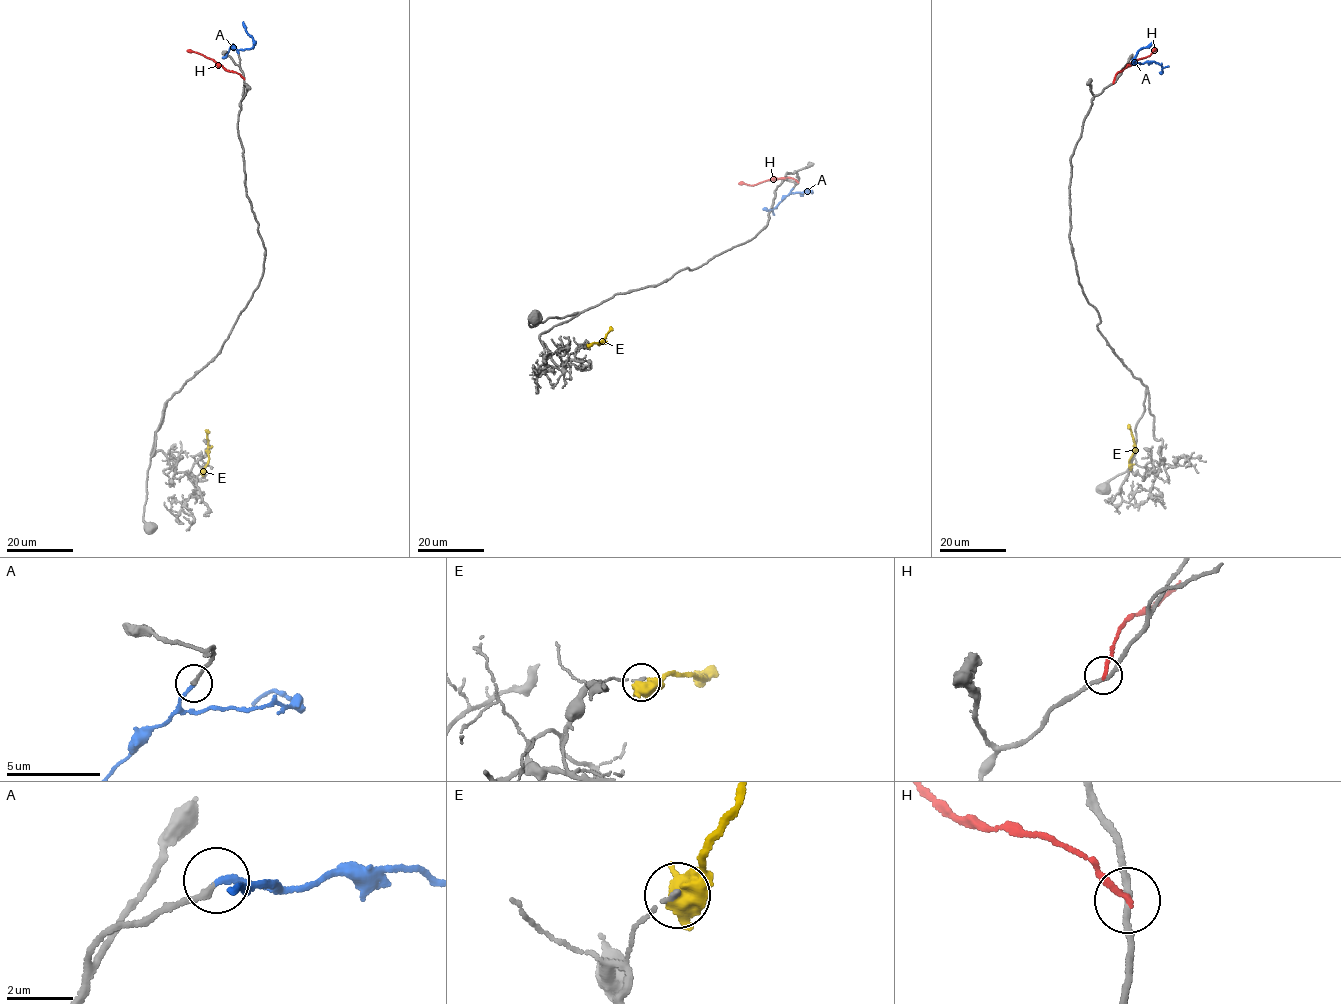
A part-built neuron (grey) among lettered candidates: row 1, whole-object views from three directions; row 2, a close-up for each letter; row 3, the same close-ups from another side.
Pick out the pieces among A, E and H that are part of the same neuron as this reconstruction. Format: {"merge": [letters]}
{"merge": ["A"]}

